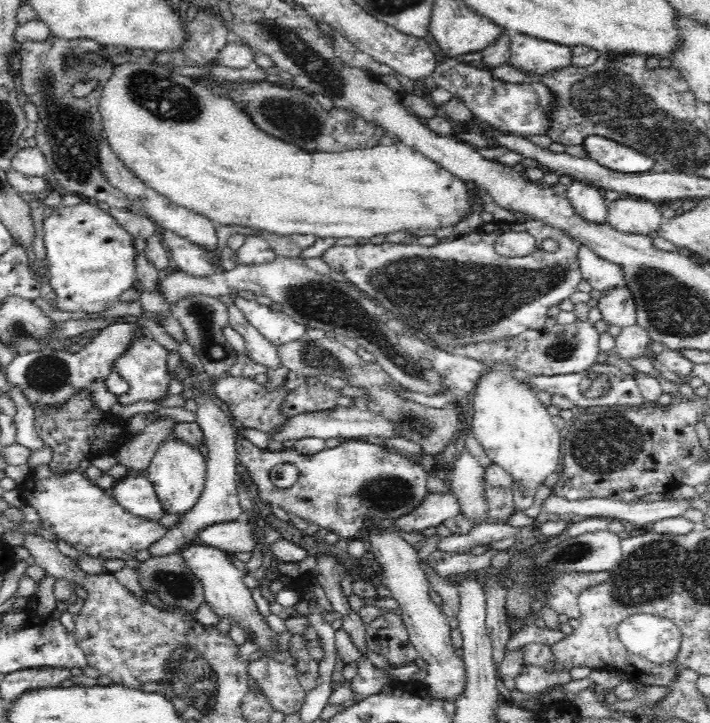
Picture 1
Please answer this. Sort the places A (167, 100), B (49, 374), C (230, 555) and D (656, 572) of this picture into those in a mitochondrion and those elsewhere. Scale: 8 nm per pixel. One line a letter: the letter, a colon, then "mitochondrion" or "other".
A: mitochondrion
B: mitochondrion
C: other
D: mitochondrion

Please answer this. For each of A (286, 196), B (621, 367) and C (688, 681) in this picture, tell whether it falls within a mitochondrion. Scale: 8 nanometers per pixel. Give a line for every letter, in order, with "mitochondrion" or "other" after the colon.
A: other
B: other
C: other

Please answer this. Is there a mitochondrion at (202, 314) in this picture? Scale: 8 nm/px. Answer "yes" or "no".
yes

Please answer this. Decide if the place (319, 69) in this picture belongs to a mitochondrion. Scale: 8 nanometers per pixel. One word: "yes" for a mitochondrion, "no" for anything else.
yes

